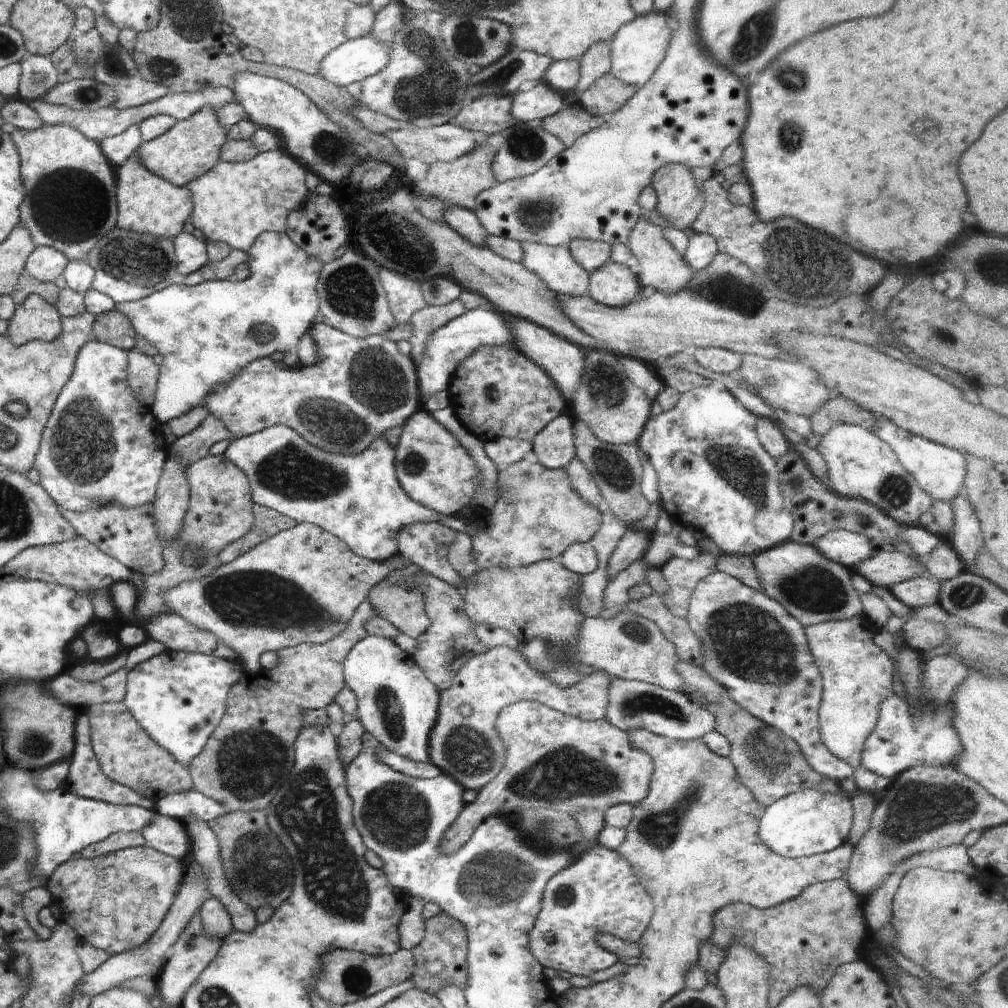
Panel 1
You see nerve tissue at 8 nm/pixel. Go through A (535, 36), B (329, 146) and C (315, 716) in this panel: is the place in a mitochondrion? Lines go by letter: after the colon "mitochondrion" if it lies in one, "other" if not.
A: other
B: mitochondrion
C: other

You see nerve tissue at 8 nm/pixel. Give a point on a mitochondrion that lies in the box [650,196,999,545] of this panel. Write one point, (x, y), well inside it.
(808, 267)

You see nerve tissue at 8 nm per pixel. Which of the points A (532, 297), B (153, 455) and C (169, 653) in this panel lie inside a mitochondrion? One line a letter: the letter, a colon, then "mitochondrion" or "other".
A: other
B: other
C: other

